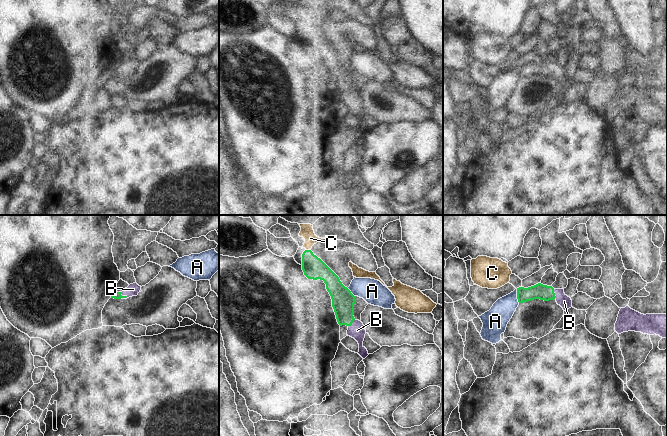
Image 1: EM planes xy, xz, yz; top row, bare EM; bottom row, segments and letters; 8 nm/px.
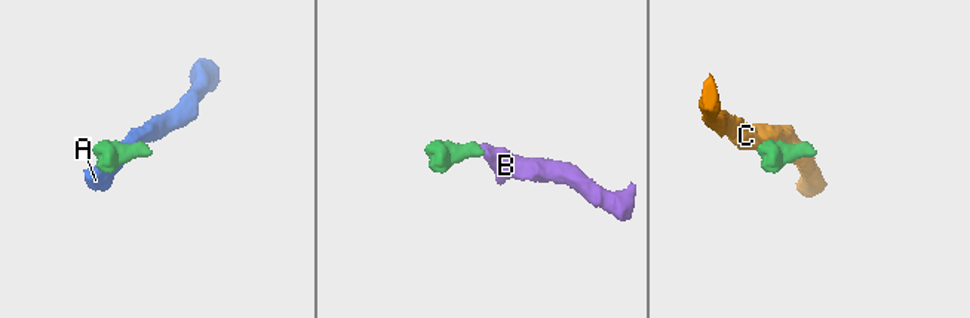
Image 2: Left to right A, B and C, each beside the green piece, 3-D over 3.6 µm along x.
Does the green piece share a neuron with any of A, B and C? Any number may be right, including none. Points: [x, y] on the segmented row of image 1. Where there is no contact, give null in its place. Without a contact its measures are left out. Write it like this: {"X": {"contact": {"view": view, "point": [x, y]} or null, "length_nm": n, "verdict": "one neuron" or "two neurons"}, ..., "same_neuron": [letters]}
{"A": {"contact": {"view": "yz", "point": [517, 296]}, "length_nm": 110, "verdict": "two neurons"}, "B": {"contact": {"view": "xy", "point": [123, 296]}, "length_nm": 70, "verdict": "one neuron"}, "C": {"contact": {"view": "xz", "point": [308, 250]}, "length_nm": 40, "verdict": "two neurons"}, "same_neuron": ["B"]}

